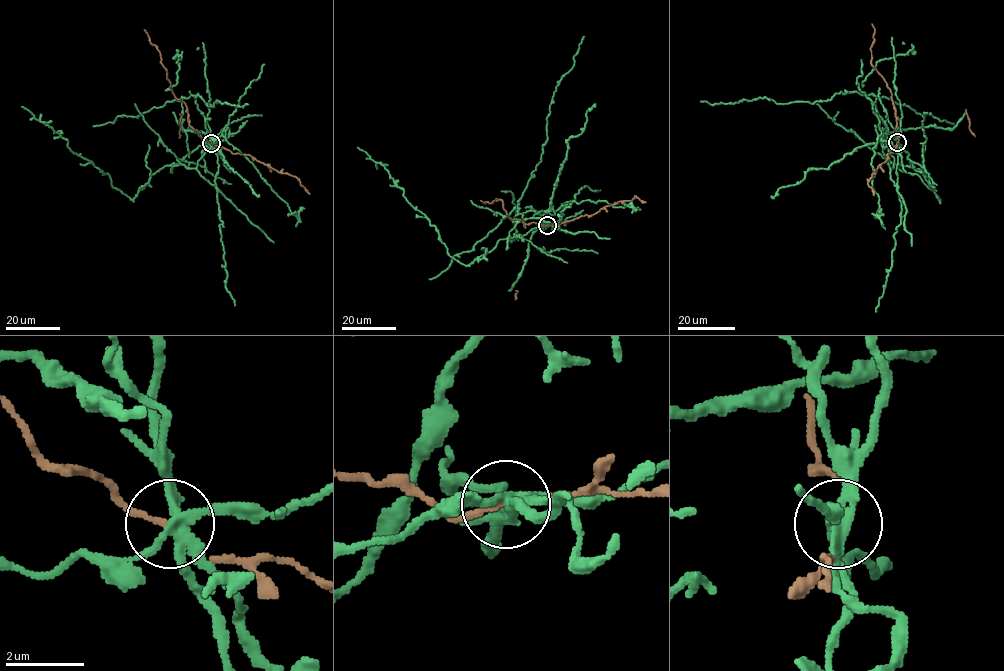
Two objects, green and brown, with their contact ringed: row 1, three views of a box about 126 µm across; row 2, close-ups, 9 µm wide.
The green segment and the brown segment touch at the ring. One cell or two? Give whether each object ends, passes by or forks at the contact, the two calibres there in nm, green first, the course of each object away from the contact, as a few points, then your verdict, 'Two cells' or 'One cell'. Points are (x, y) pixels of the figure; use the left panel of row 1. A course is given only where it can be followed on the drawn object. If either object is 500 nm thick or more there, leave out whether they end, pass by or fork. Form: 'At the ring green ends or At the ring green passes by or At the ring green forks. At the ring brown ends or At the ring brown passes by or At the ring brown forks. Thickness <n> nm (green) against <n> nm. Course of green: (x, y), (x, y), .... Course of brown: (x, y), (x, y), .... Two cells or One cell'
At the ring green forks. At the ring brown passes by. Thickness 260 nm (green) against 100 nm. Course of green: (211, 142), (215, 185), (196, 168), (211, 147), (182, 127), (183, 97), (248, 104). Course of brown: (211, 142), (189, 124), (186, 105), (175, 96), (160, 53), (144, 29). Two cells

